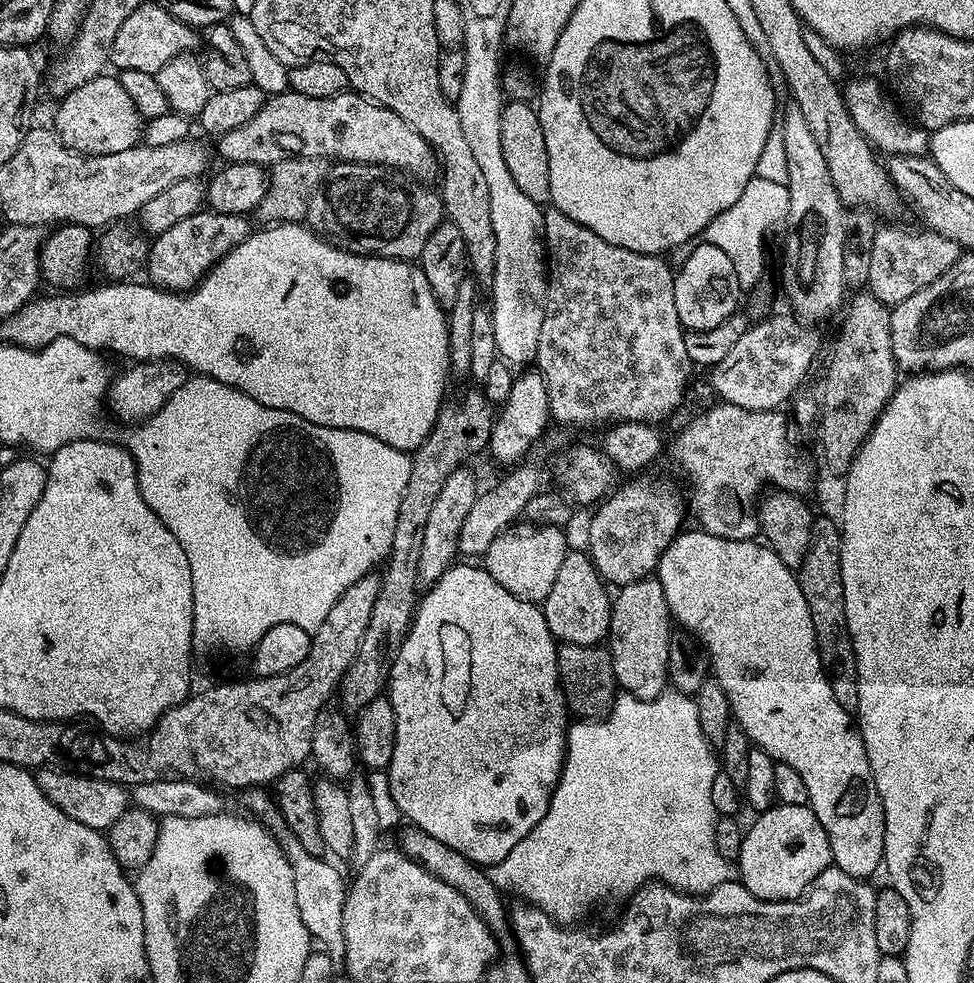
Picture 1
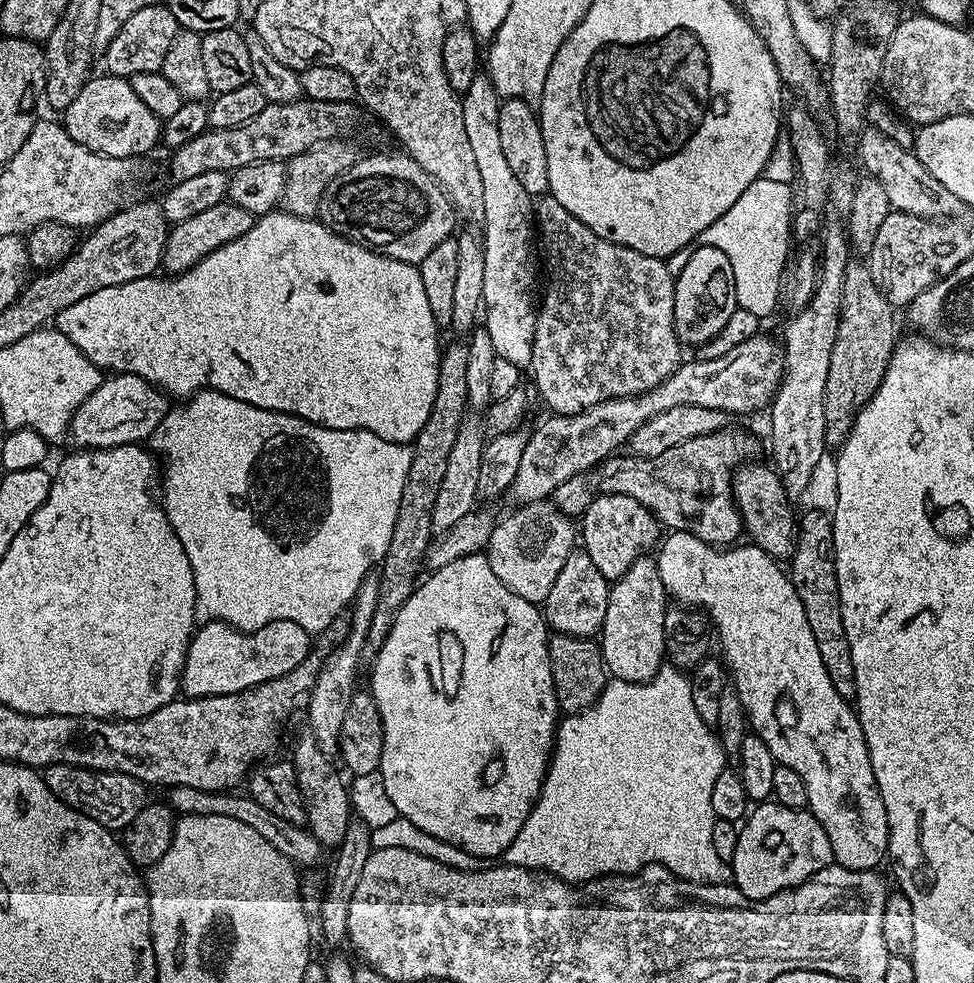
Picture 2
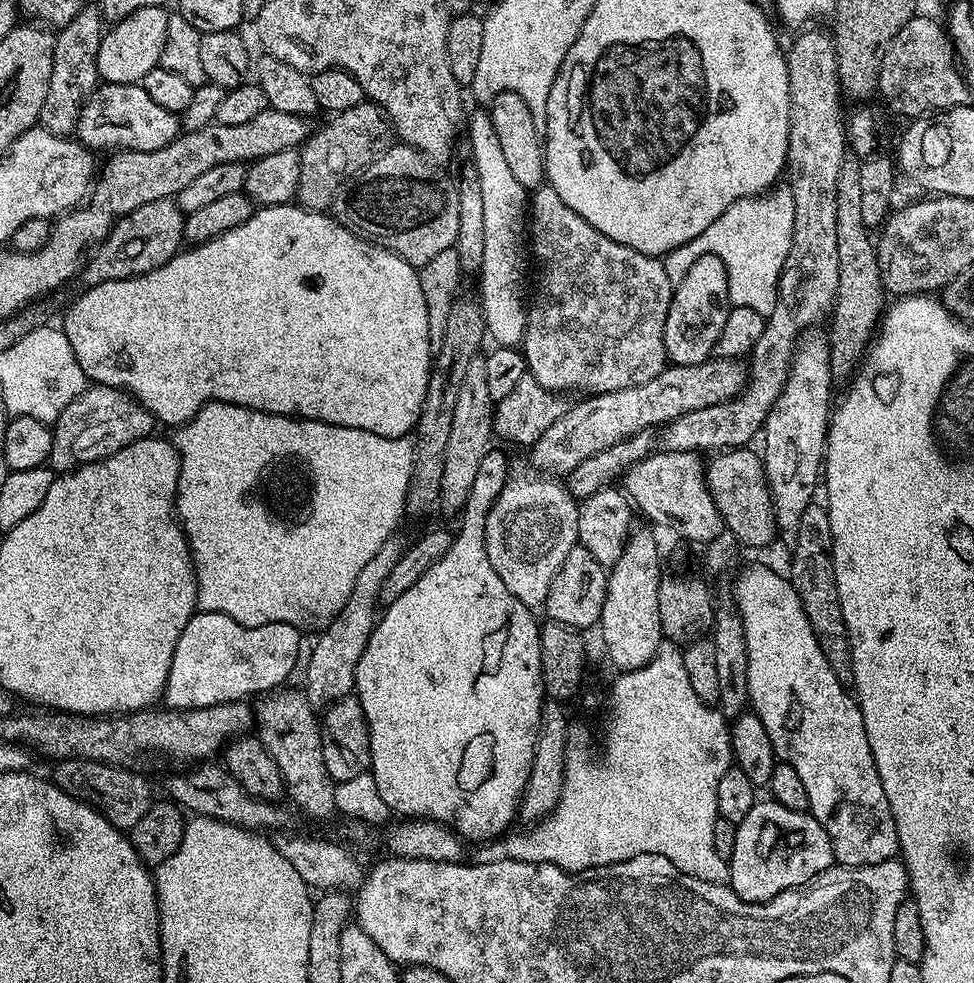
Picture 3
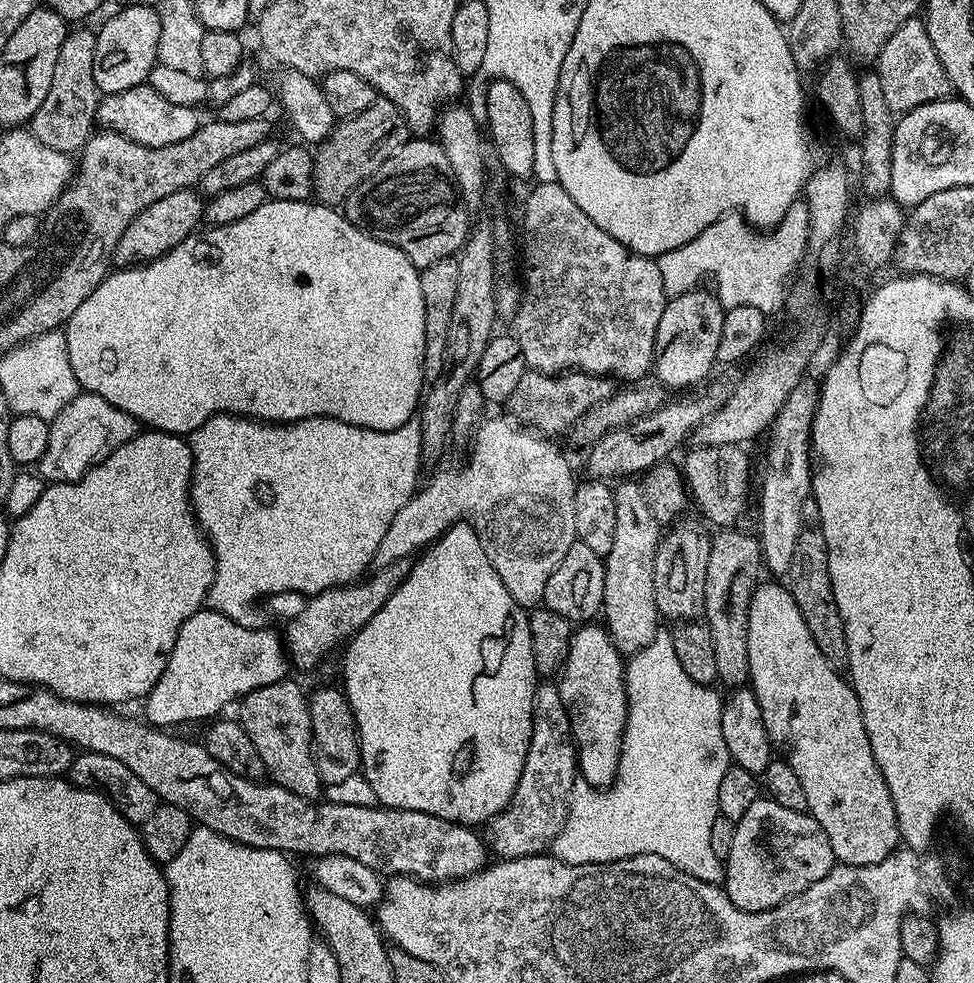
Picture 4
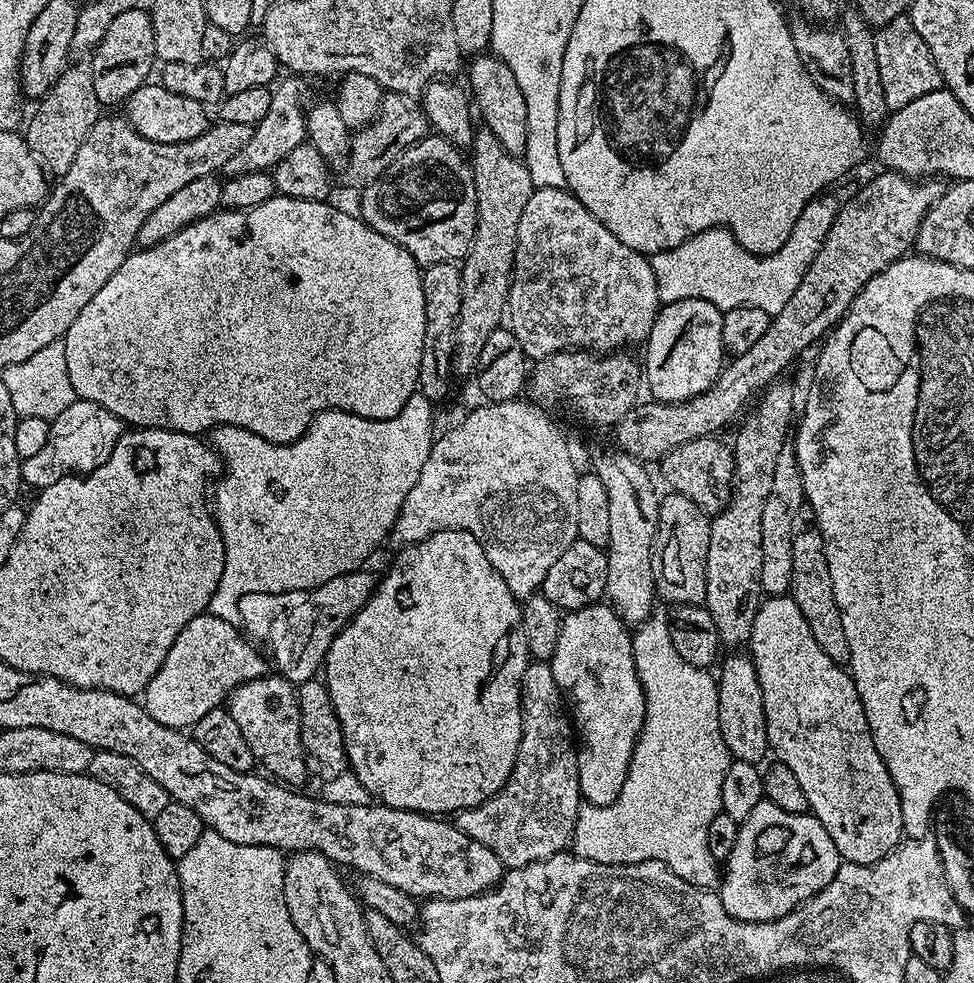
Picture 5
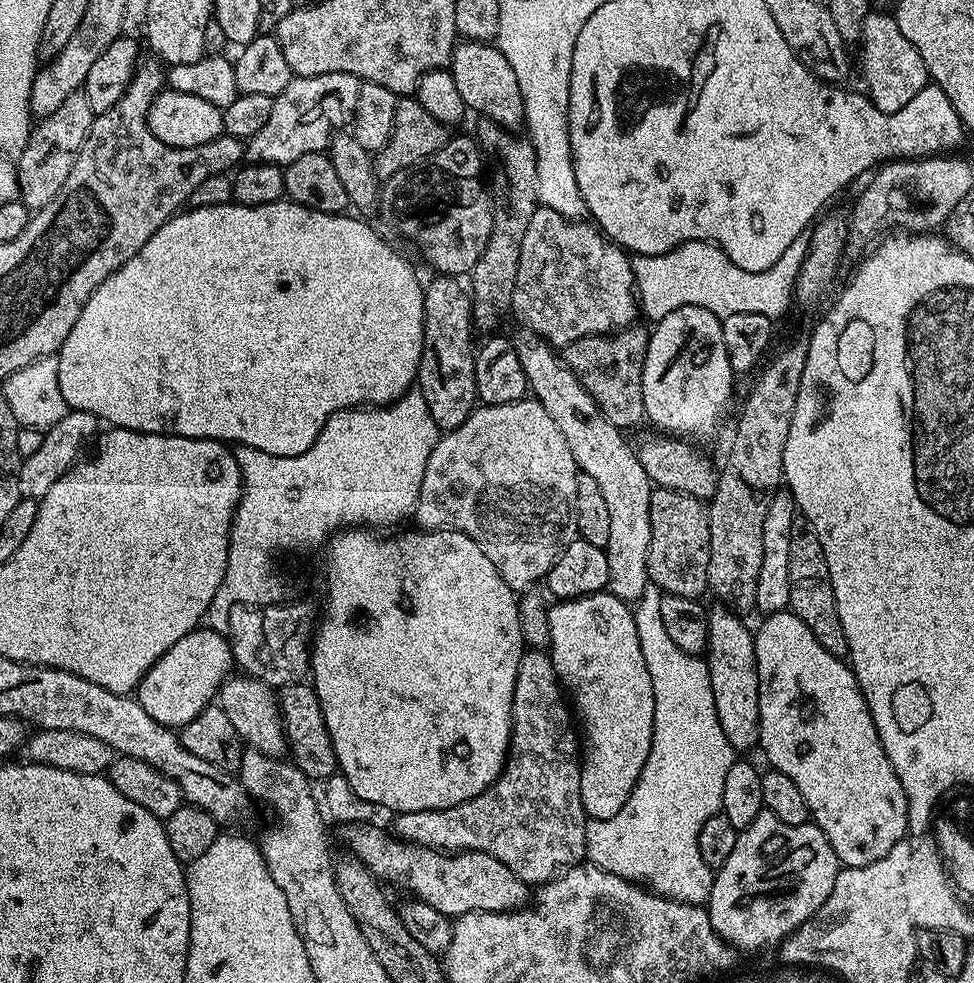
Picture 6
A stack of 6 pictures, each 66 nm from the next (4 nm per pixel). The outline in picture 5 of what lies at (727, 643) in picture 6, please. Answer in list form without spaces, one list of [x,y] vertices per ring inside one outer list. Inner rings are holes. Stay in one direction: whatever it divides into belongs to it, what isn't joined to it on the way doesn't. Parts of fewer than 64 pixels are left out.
[[[728,654],[719,665],[716,689],[718,690],[718,726],[722,730],[722,742],[733,760],[761,763],[760,759],[769,755],[768,735],[766,734],[766,710],[762,698],[762,686],[758,686],[758,674],[752,664],[751,655]]]

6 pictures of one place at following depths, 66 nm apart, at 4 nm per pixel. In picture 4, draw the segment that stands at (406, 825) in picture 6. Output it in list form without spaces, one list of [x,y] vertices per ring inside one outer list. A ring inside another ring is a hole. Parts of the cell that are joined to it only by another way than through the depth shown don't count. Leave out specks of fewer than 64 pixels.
[[[544,682],[537,687],[532,719],[532,741],[514,798],[507,808],[486,825],[487,847],[497,857],[505,860],[539,856],[551,845],[564,825],[564,817],[568,814],[566,801],[571,797],[572,786],[578,779],[572,723],[566,706],[560,700],[560,689],[555,683]]]

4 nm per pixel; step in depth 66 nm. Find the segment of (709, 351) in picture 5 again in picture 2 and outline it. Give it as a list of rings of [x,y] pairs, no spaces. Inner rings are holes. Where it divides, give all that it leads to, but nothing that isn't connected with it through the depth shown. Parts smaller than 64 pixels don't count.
[[[700,244],[692,248],[690,262],[675,273],[674,279],[674,330],[681,345],[699,346],[710,342],[710,338],[730,322],[730,314],[738,307],[730,258],[714,246]]]

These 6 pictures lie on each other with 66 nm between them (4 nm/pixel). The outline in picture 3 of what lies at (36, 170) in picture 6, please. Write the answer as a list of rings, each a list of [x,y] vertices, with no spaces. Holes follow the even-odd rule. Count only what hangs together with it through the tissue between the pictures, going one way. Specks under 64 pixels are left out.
[[[88,3],[70,22],[55,33],[54,66],[50,70],[50,86],[46,102],[42,102],[39,123],[59,136],[71,137],[76,130],[76,123],[84,103],[98,87],[96,63],[98,46],[106,31],[106,21],[101,9],[95,3]]]

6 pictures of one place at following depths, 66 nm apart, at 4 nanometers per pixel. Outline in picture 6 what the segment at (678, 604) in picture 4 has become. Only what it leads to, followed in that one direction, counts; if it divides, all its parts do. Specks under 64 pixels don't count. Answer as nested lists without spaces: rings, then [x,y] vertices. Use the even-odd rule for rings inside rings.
[[[653,487],[650,498],[650,554],[648,578],[661,593],[691,600],[708,592],[710,526],[705,501],[685,492]]]

